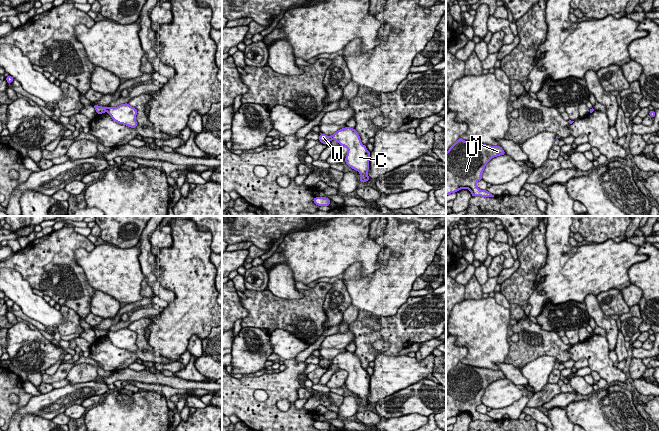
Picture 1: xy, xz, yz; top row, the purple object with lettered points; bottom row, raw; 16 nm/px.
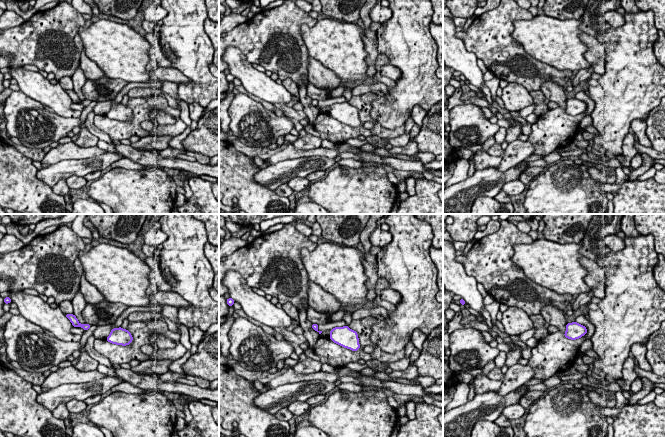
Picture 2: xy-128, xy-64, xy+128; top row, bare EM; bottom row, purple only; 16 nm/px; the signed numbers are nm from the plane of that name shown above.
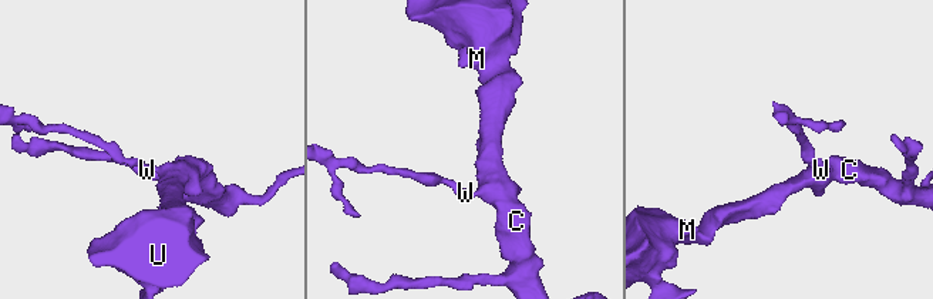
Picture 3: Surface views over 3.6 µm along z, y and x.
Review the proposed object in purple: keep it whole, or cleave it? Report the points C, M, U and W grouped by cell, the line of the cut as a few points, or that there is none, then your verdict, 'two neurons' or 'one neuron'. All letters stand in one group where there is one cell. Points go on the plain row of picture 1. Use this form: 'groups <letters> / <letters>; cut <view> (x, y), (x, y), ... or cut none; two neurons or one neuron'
groups C M U / W; cut xy (108, 332), (106, 335); two neurons

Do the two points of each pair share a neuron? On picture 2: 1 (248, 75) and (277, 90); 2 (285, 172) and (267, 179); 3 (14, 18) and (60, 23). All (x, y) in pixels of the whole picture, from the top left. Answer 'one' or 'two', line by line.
1: one
2: one
3: two

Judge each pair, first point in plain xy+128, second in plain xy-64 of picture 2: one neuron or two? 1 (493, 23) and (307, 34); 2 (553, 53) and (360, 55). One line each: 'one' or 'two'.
1: two
2: one

